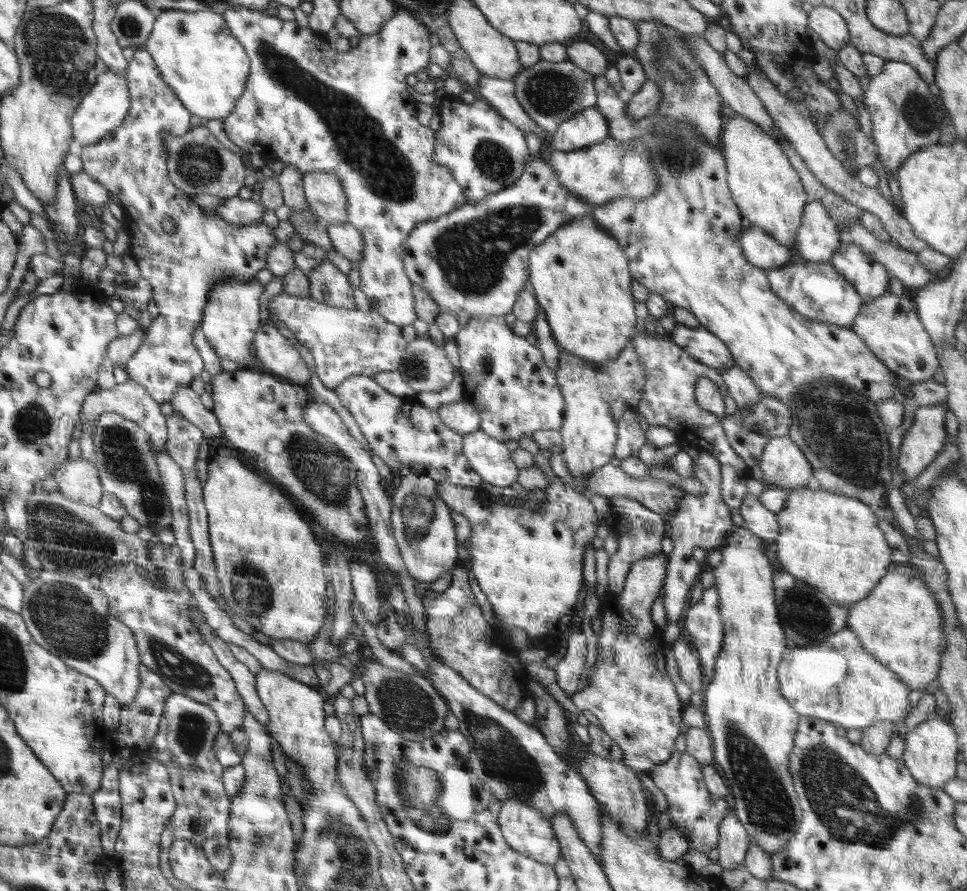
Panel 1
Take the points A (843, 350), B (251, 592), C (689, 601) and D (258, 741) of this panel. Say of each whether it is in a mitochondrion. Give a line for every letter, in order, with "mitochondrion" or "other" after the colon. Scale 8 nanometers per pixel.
A: other
B: mitochondrion
C: other
D: other

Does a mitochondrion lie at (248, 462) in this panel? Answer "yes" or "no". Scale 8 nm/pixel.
no

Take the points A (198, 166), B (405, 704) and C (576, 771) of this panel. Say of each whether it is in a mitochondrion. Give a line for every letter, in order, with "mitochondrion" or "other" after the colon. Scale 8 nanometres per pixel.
A: mitochondrion
B: mitochondrion
C: other

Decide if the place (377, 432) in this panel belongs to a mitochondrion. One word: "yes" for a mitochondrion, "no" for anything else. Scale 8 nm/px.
no

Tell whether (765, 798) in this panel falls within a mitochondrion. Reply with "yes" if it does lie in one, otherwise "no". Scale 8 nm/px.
yes

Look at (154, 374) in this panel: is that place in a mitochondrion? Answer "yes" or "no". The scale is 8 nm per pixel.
no

